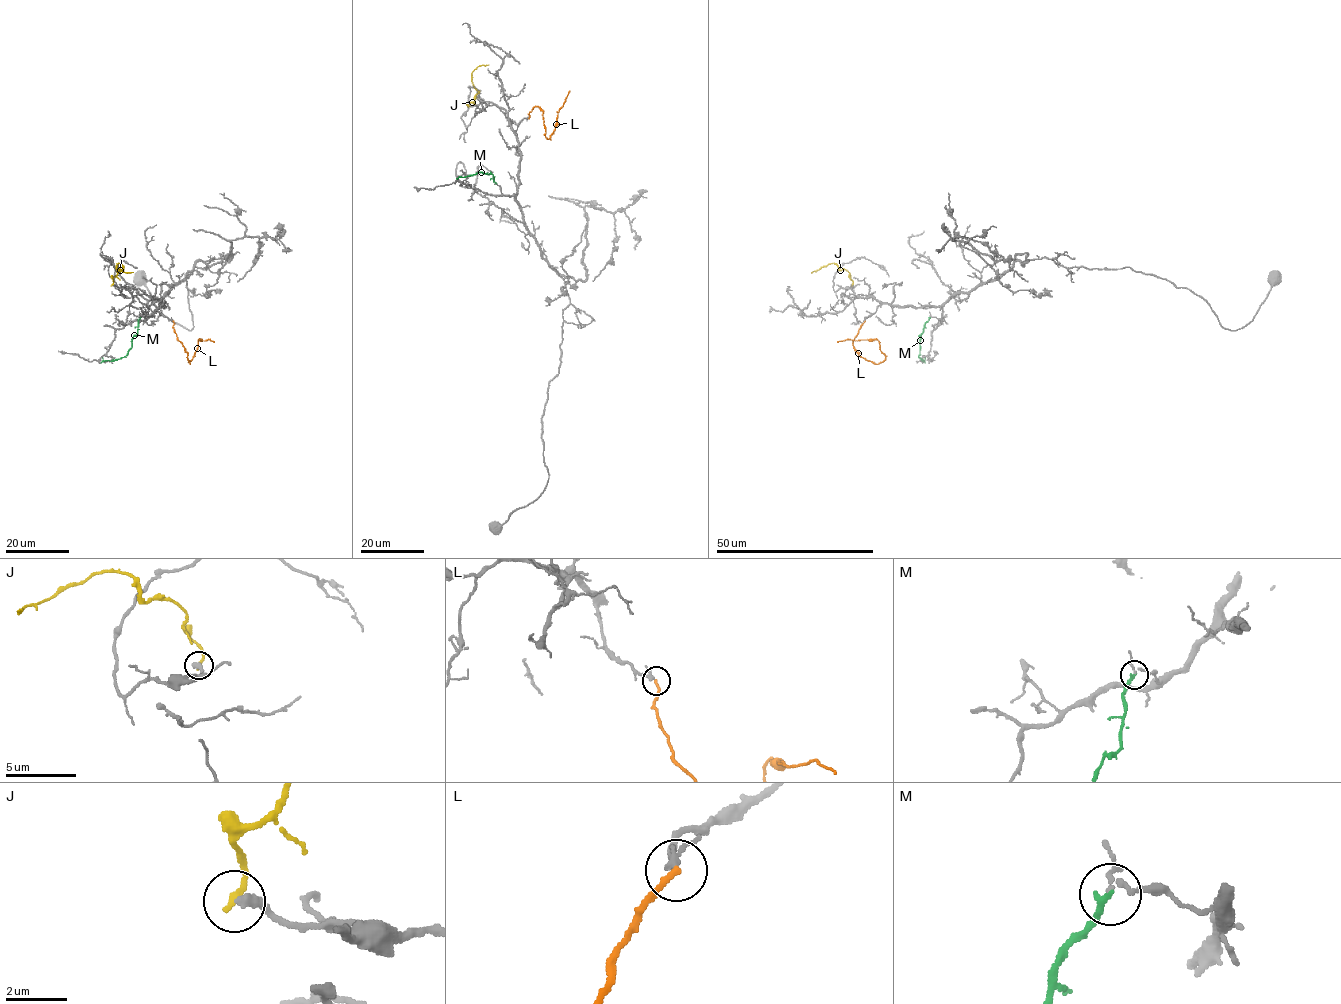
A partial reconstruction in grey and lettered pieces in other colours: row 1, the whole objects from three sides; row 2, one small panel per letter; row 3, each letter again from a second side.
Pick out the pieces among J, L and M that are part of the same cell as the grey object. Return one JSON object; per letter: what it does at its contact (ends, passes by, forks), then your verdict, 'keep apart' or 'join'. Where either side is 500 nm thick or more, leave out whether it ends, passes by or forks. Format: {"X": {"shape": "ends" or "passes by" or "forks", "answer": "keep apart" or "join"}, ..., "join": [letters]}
{"J": {"shape": "ends", "answer": "keep apart"}, "L": {"shape": "ends", "answer": "keep apart"}, "M": {"shape": "ends", "answer": "keep apart"}, "join": []}

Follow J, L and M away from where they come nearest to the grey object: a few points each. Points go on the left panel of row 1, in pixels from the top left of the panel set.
J: (112, 285), (112, 278), (123, 270), (119, 263), (116, 269), (133, 272)
L: (173, 321), (177, 339), (187, 353), (189, 364), (199, 339), (214, 342)
M: (140, 317), (138, 331), (126, 355), (100, 362)

